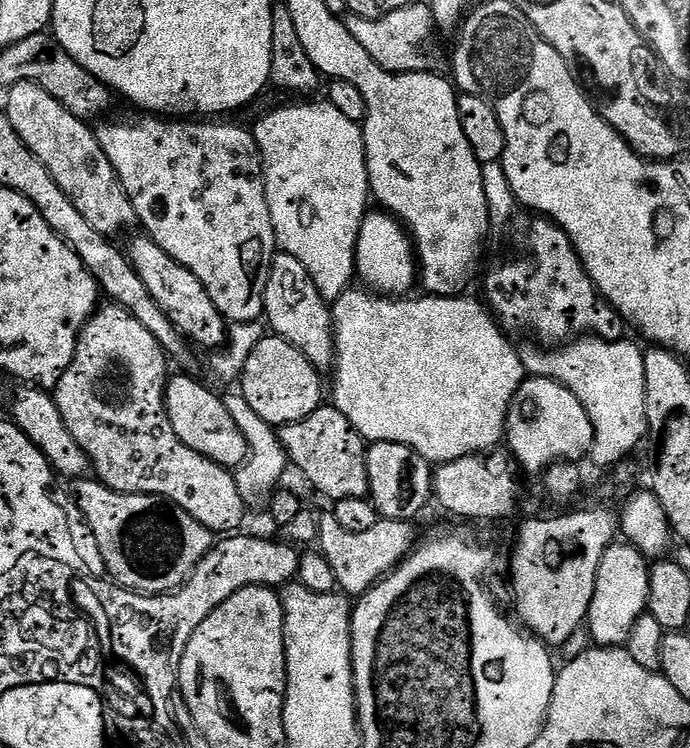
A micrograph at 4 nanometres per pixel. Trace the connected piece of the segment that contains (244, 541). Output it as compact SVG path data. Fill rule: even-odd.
M232 534L221 539L224 540L221 544L220 541L213 543L206 558L198 562L195 572L184 585L184 605L189 604L190 612L185 613L181 624L182 635L192 634L215 608L222 606L230 594L238 594L238 590L250 586L276 590L293 583L299 577L301 553L291 543L240 535Z

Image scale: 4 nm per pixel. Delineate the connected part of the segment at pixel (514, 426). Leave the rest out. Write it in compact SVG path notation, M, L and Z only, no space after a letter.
M533 376L525 379L506 408L506 444L525 473L540 472L557 462L580 462L591 453L594 426L566 386L550 378Z

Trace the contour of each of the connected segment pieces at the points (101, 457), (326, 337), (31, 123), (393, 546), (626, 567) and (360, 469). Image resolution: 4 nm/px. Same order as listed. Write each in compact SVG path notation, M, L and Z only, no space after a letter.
M111 302L101 303L85 322L74 358L66 374L62 374L56 383L54 399L58 414L66 430L70 430L74 442L78 442L80 449L88 456L91 471L100 483L116 492L162 496L171 504L186 510L186 514L198 518L198 522L202 522L202 526L209 528L213 534L235 533L246 513L235 475L210 458L198 454L198 450L190 450L190 446L186 446L186 442L174 434L164 401L170 379L168 364L168 353L162 350L154 334L150 334L150 330L146 330L146 326L134 318L134 314Z
M277 254L272 263L270 278L266 282L264 316L273 333L290 342L318 370L331 369L336 363L336 329L332 322L329 301L318 294L314 278L298 262L298 258Z
M18 82L7 89L6 96L6 111L14 130L18 130L18 138L22 138L22 142L30 146L30 154L50 170L50 178L66 190L66 198L74 202L94 230L102 230L102 234L116 238L123 228L137 223L134 206L89 121L70 114L58 98L50 98L50 94L34 82Z
M324 514L320 516L318 551L330 562L337 589L349 598L359 598L399 566L416 547L416 526L406 520L382 518L377 524L370 526L370 530L362 530L362 534L350 534L350 530L342 530L336 515Z
M627 542L613 543L606 550L602 562L598 566L598 578L594 586L594 598L590 602L586 632L593 636L595 643L602 648L619 648L627 645L630 630L634 630L634 622L648 610L650 594L650 564L644 555Z
M322 406L306 418L293 424L285 424L278 432L288 459L332 502L342 498L365 498L368 496L368 470L366 454L368 449L364 437L354 430L350 418L335 406Z

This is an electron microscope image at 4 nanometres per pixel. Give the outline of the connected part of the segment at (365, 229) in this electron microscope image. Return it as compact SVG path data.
M372 210L365 215L356 243L356 276L364 279L373 293L404 298L418 284L418 257L409 230L391 212Z

